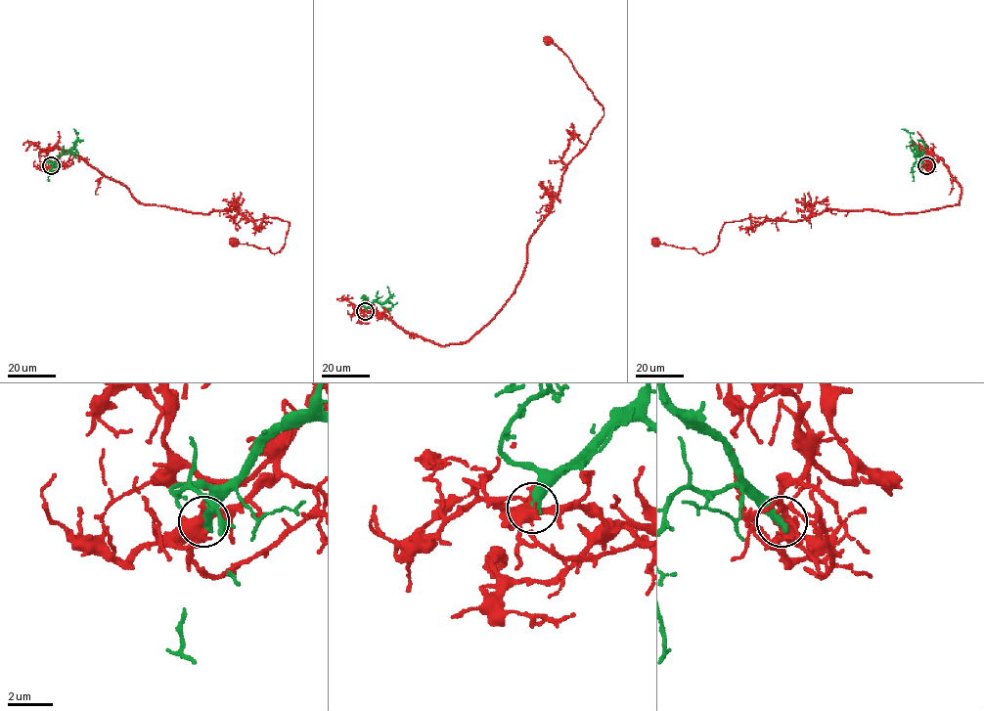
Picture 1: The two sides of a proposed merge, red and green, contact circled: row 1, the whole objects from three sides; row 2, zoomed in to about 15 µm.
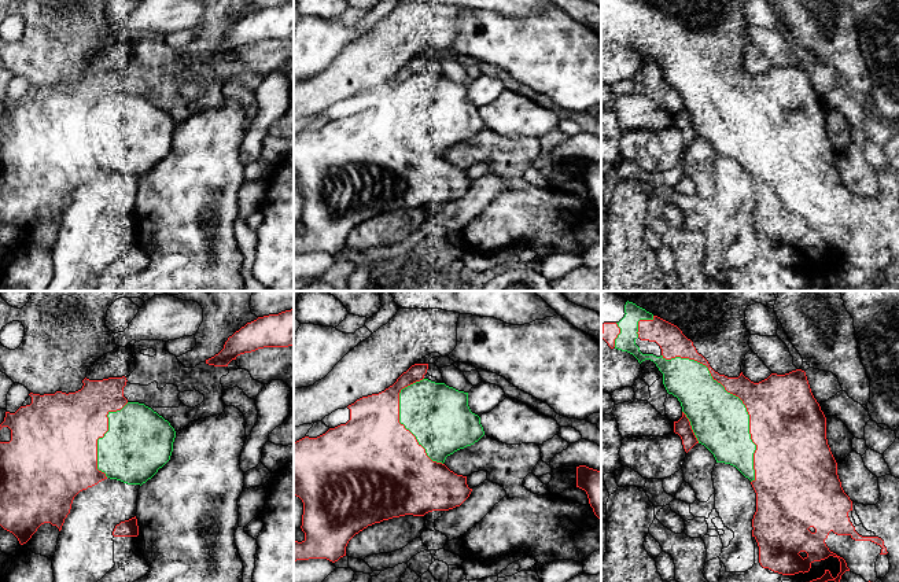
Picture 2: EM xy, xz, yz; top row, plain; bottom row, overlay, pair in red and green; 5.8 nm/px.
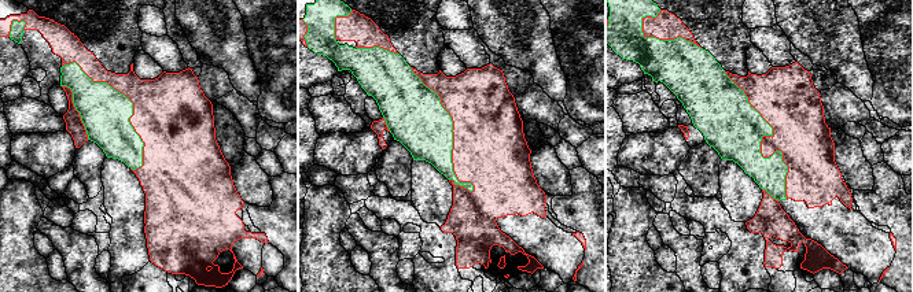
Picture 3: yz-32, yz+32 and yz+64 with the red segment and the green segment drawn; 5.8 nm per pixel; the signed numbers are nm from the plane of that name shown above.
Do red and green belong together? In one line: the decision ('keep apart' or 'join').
keep apart

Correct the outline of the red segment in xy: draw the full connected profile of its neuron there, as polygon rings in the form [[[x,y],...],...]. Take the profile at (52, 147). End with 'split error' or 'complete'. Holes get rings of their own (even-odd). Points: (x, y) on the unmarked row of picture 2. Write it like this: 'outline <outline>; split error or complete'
outline [[[108,70],[103,73],[84,71],[82,81],[75,85],[33,86],[32,96],[21,99],[15,106],[5,104],[0,117],[11,122],[11,133],[0,135],[0,218],[12,225],[21,237],[26,236],[44,216],[56,218],[59,224],[70,206],[74,189],[88,180],[107,172],[97,162],[97,132],[108,124],[110,104],[121,103],[128,92],[124,89],[126,70]]]; complete

